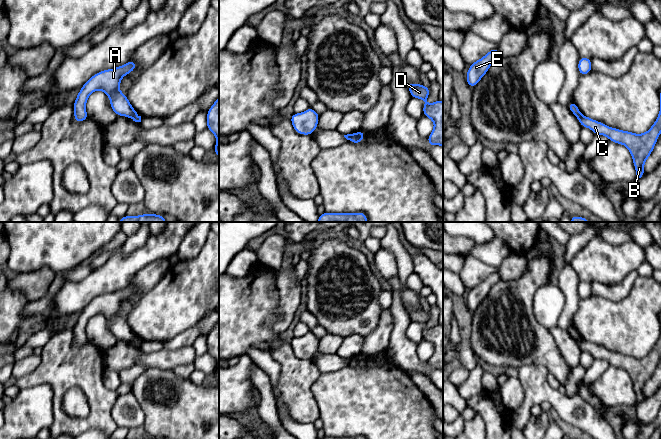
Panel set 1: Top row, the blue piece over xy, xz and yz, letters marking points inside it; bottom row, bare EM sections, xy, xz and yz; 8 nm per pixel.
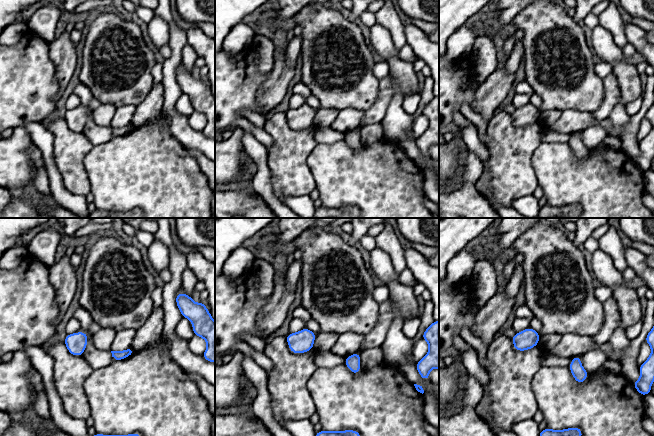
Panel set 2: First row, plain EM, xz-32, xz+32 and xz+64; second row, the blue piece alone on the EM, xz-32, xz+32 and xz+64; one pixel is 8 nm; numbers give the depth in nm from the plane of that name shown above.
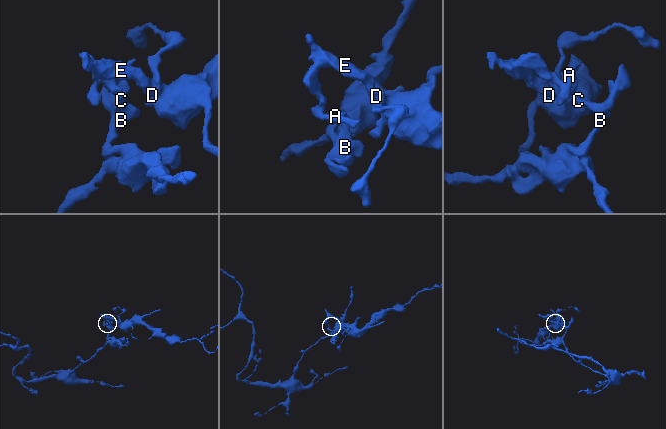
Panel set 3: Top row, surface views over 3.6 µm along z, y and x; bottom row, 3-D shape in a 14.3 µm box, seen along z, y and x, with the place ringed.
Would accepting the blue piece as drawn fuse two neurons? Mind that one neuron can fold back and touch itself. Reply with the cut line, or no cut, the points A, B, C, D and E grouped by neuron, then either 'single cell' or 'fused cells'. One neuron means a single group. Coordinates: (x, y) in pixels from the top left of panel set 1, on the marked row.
yz (581, 114), (577, 117) | A D E / B C | fused cells

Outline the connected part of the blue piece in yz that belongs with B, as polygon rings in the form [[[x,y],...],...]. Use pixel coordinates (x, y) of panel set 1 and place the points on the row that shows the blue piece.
[[[661,90],[659,97],[659,115],[652,127],[643,134],[635,134],[633,132],[612,128],[582,114],[577,117],[581,126],[591,129],[595,135],[604,135],[611,142],[622,144],[628,148],[636,170],[636,179],[641,178],[645,174],[644,163],[652,153],[661,133]]]

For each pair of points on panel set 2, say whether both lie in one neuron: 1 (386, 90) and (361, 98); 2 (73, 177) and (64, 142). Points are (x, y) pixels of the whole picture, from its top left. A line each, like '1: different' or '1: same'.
1: different
2: same

